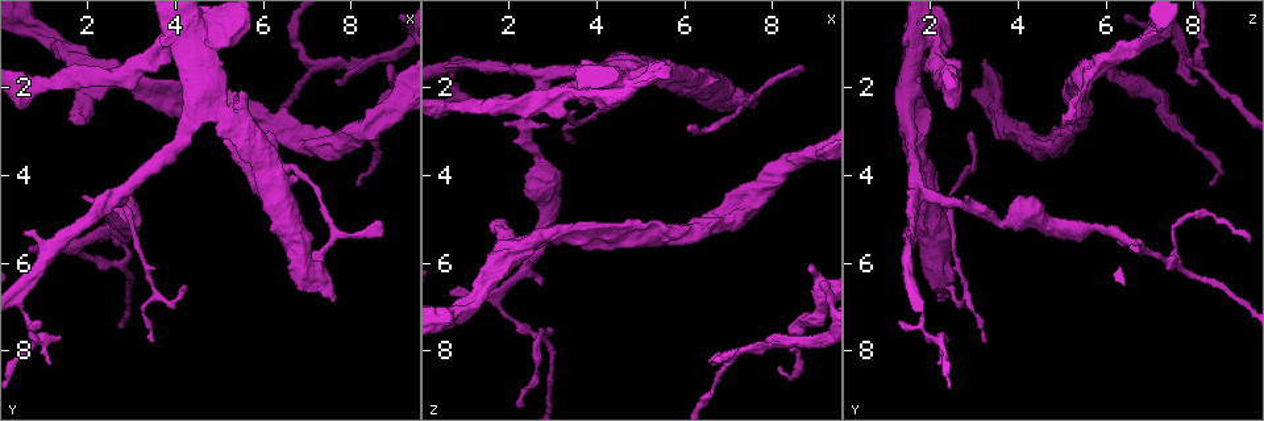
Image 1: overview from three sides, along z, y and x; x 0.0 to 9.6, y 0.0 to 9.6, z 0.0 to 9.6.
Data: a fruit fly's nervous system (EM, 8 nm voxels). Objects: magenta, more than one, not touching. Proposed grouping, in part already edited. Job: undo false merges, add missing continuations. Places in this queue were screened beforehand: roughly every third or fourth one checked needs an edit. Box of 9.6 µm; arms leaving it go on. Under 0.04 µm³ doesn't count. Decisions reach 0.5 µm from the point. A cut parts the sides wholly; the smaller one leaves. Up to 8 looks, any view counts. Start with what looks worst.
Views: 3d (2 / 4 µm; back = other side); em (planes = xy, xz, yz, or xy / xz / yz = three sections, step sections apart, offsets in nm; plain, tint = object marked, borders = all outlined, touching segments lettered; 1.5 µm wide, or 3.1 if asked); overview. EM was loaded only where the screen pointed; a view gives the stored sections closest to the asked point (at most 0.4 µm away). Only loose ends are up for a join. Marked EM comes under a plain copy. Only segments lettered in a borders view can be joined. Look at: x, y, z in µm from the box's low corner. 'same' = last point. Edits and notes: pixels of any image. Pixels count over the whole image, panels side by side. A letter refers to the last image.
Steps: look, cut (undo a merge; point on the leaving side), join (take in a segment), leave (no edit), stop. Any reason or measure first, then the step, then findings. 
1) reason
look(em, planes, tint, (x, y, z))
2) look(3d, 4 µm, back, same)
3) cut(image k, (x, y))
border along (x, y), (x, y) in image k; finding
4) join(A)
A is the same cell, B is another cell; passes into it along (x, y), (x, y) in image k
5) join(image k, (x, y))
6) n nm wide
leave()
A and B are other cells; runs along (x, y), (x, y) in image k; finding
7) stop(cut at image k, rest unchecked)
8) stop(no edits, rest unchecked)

an open end
look(3d, 2 µm, back, (1.90, 2.80, 5.05))

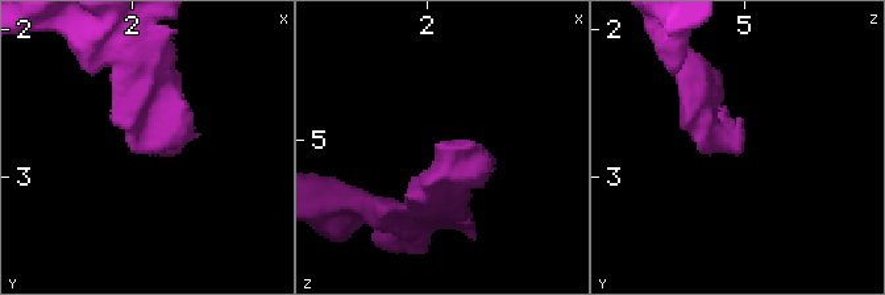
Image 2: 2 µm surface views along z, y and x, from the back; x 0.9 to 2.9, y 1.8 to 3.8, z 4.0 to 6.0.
look(em, xy, step 8, borders, (1.88, 2.80, 5.00))

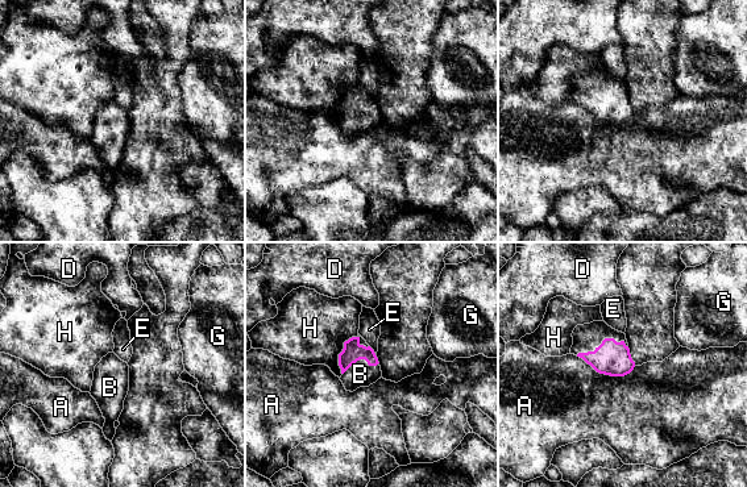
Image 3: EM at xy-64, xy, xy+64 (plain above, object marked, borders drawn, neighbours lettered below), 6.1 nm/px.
another direction
look(em, planes, borders, same)

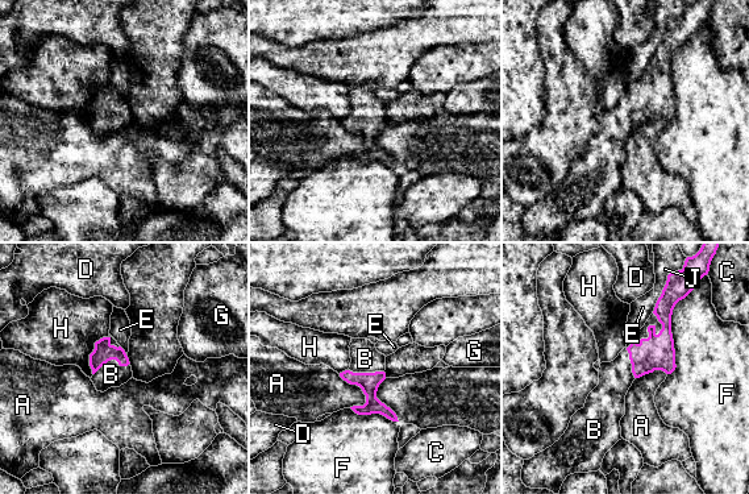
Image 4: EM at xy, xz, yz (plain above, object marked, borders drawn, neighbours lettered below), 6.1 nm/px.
join(B)
B is the same cell, A, C, D, E, F, G, H and J are other cells; passes into it along (103, 352), (111, 358), (111, 374) in image 4; the neuron continues

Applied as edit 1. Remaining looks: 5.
look(overview)

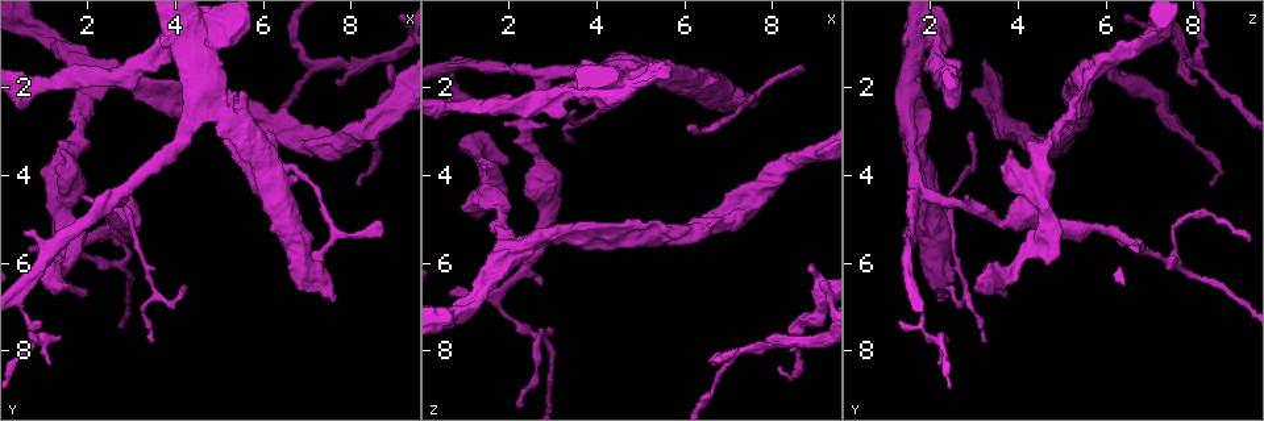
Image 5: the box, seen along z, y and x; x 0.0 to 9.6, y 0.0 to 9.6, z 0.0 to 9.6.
free end
look(em, xy, step 4, tint, (0.70, 5.75, 6.65))

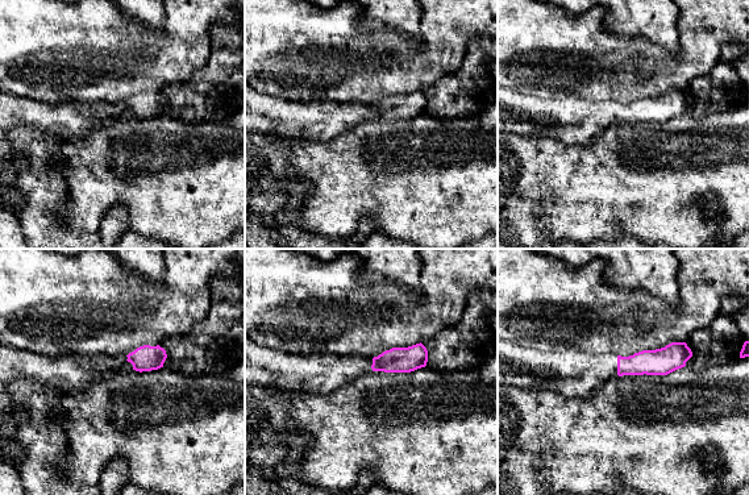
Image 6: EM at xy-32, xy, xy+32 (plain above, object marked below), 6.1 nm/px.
cut it another way
look(em, yz, step 8, tint, same)

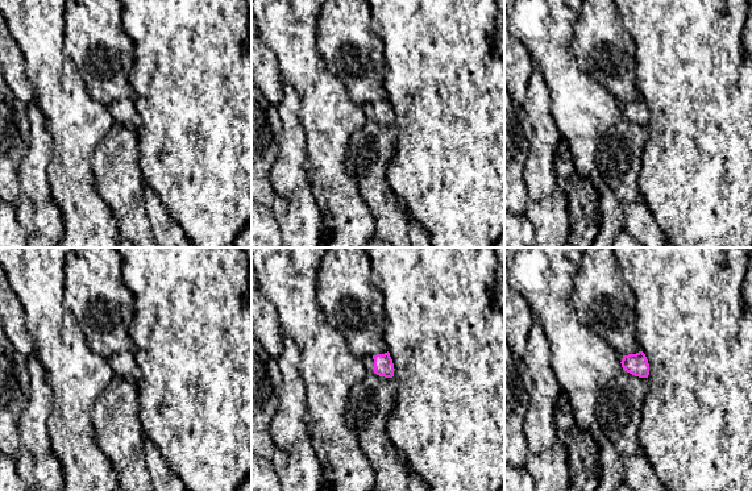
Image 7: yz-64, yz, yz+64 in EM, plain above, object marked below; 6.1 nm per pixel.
what lies round it
look(em, yz, step 8, borders, same)

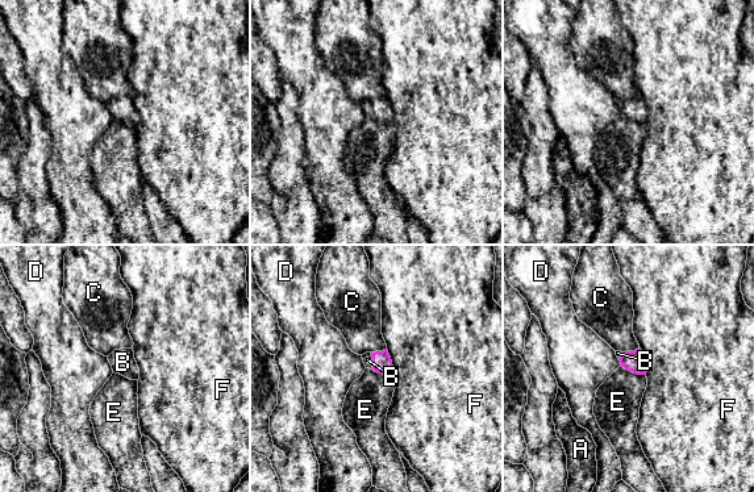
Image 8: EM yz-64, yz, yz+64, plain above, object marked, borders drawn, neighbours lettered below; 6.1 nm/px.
120 nm wide
join(B)
B is the same cell, A, C, D, E and F are other cells; passes into it along (382, 363), (373, 361), (367, 359) in image 8; it goes on there

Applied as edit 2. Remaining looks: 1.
stop(join at image 4, join at image 8, rest unchecked)

